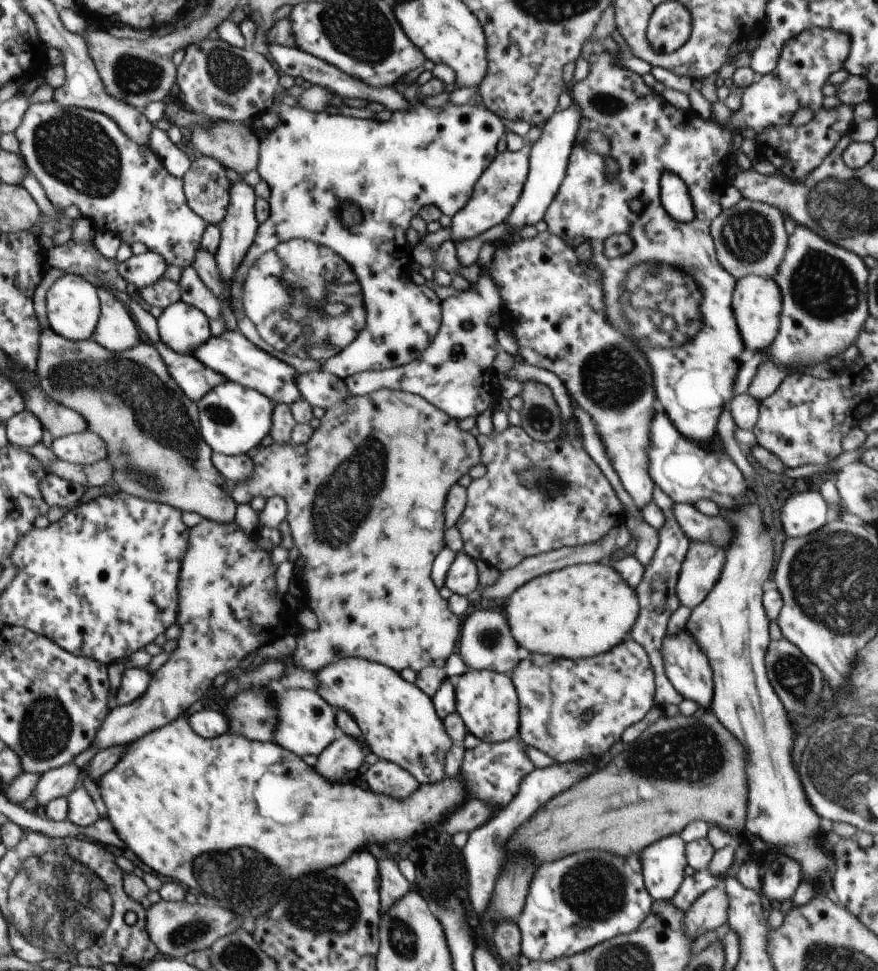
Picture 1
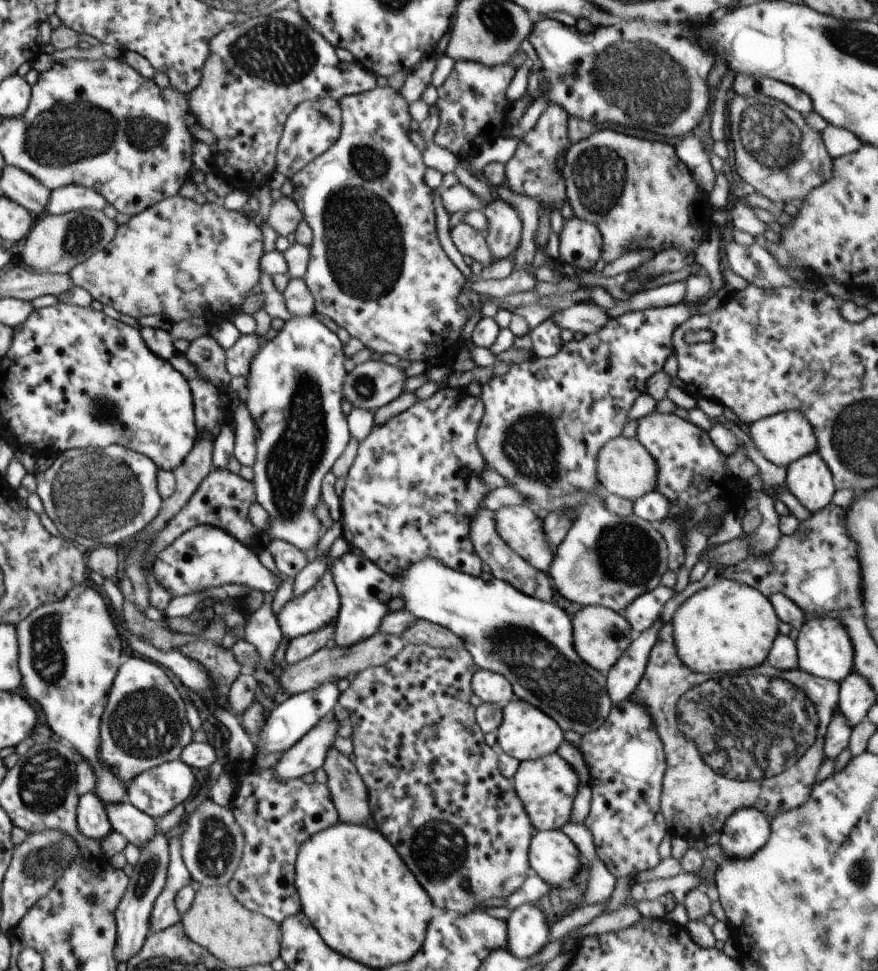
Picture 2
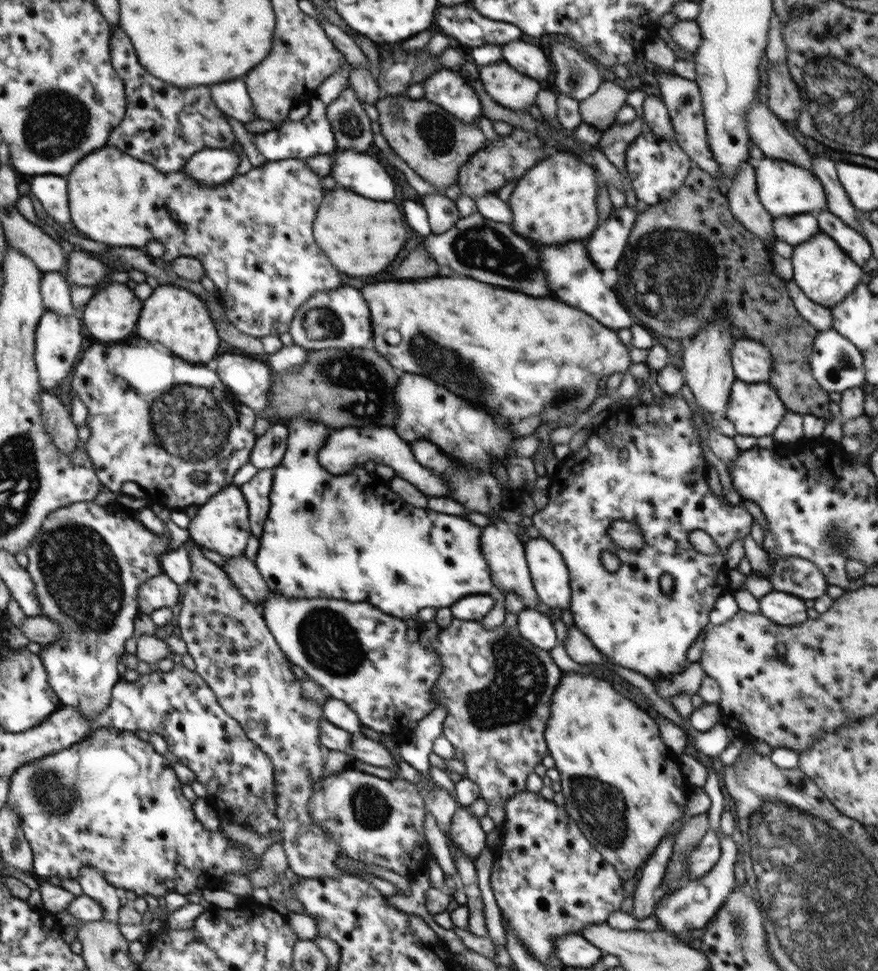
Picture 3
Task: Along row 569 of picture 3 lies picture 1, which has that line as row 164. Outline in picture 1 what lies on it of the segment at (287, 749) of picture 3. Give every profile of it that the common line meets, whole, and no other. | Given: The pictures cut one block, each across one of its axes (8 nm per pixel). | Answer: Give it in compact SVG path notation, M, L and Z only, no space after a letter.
M202 157L191 162L188 172L183 176L186 200L190 208L201 216L208 224L220 224L228 214L230 202L230 186L232 182L226 175L226 166L213 157Z

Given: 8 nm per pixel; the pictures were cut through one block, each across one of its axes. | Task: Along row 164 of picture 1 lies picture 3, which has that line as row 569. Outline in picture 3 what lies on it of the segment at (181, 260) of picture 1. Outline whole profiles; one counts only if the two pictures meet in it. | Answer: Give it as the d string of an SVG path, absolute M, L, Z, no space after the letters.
M94 501L76 502L51 513L32 545L25 550L29 558L26 570L34 581L41 614L57 622L63 630L63 636L54 644L42 646L38 656L62 704L76 706L88 718L99 716L111 704L113 689L122 679L116 666L126 653L124 643L134 638L135 620L141 612L140 589L147 580L163 573L161 556L170 551L168 541L152 534L143 524L138 526L138 532L140 548L138 538L128 534L122 518L116 518L105 506L98 506Z

